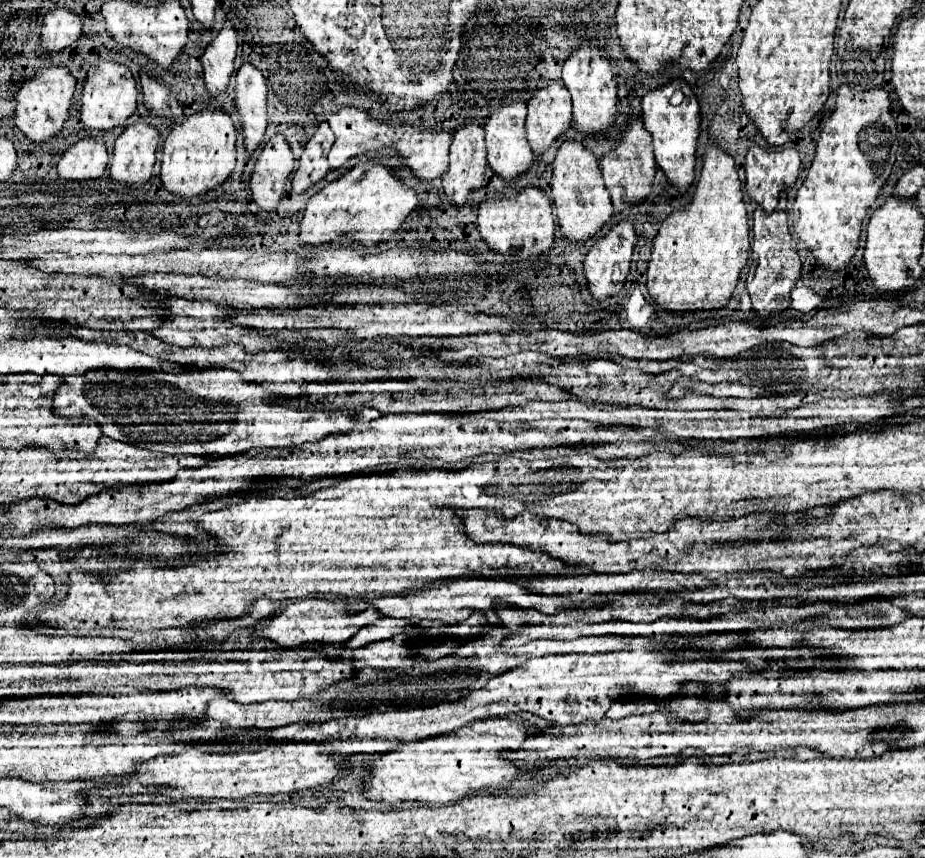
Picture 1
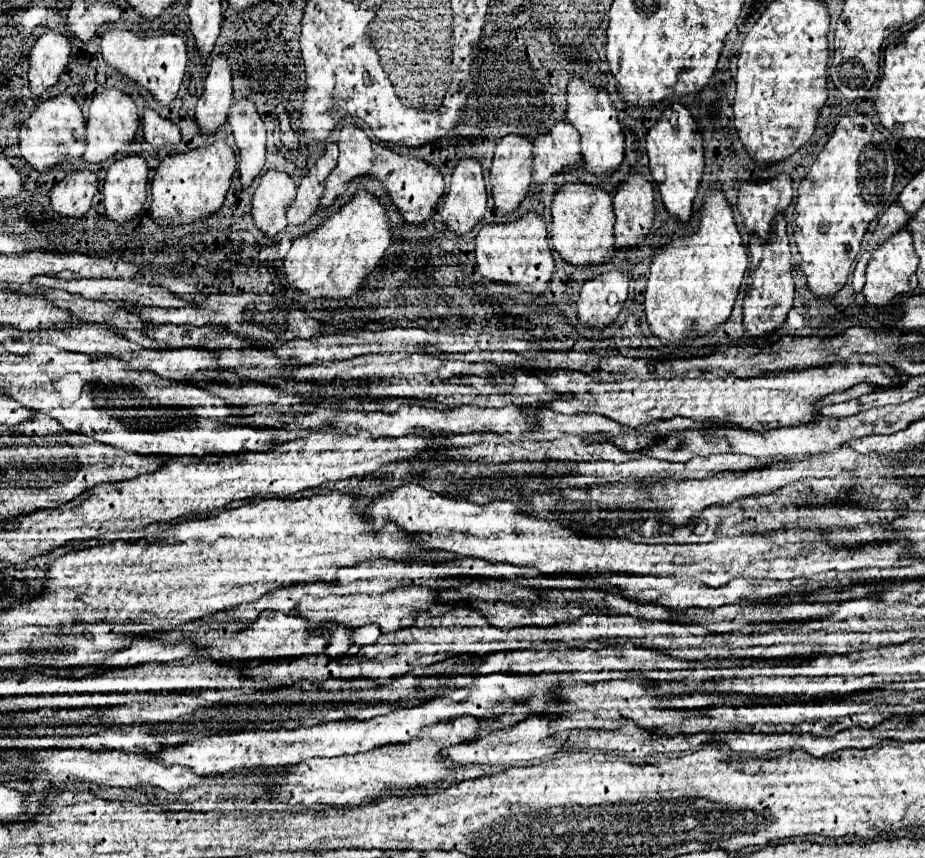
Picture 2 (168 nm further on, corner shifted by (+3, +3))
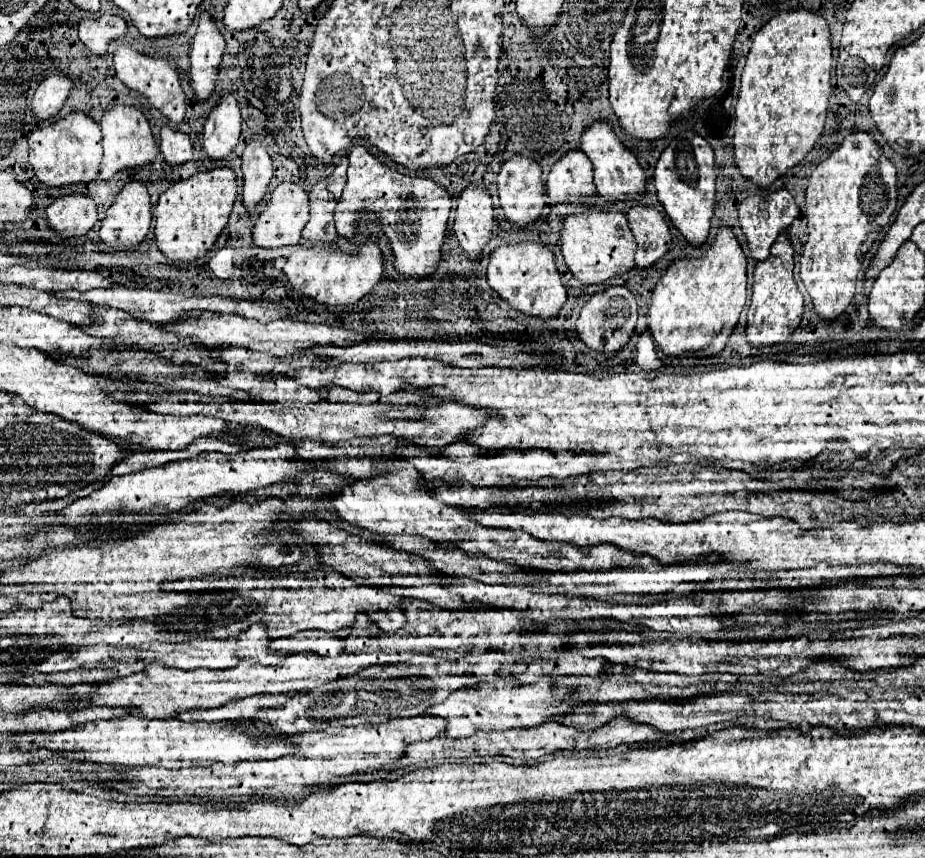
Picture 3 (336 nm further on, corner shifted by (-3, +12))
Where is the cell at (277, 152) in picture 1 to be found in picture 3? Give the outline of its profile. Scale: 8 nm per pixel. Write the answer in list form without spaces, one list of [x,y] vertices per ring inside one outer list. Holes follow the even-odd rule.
[[[294,183],[278,185],[272,191],[270,201],[264,205],[264,211],[260,213],[260,217],[252,229],[254,245],[264,247],[264,249],[274,249],[274,247],[286,247],[286,245],[302,243],[302,229],[308,223],[308,215],[310,215],[308,193]]]

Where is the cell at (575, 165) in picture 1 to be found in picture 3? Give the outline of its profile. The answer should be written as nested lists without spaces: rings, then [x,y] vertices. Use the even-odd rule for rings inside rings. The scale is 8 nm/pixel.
[[[578,207],[582,209],[580,215],[570,215],[564,219],[562,225],[562,255],[566,261],[568,271],[582,283],[582,285],[602,285],[612,277],[620,277],[634,269],[634,253],[636,253],[636,239],[628,227],[626,215],[618,211],[604,213],[600,207]]]

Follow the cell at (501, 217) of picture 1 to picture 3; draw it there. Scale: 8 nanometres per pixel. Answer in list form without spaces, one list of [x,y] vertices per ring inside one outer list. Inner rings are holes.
[[[518,243],[518,245],[502,245],[494,253],[490,253],[488,263],[488,283],[490,287],[504,299],[512,309],[538,317],[552,319],[560,313],[566,303],[566,289],[560,281],[560,273],[554,263],[554,253],[538,243]]]

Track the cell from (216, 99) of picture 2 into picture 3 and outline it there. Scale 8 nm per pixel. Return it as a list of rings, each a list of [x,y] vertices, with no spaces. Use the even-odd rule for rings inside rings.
[[[232,93],[220,97],[204,125],[204,151],[210,161],[226,161],[232,157],[240,139],[240,107]]]

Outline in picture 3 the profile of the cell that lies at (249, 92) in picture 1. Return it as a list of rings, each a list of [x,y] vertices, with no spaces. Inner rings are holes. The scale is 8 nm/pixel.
[[[250,141],[242,153],[242,203],[246,213],[254,213],[264,201],[268,183],[272,179],[272,159],[264,145]]]

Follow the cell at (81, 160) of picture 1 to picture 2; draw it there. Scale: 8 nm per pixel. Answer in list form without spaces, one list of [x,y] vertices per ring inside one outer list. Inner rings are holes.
[[[88,168],[70,170],[50,190],[50,202],[52,202],[52,208],[62,216],[84,216],[96,192],[98,192],[96,172]]]

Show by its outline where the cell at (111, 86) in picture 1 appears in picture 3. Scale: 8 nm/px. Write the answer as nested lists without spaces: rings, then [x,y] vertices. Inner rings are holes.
[[[116,105],[104,113],[100,127],[102,127],[102,143],[104,143],[104,159],[100,171],[102,181],[110,181],[120,171],[144,167],[158,159],[158,147],[152,137],[150,125],[138,109],[128,105]]]

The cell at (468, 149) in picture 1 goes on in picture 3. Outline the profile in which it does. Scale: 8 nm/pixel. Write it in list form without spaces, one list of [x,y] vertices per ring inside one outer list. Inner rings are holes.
[[[470,185],[458,197],[454,233],[470,261],[478,261],[492,237],[492,199],[484,187]]]

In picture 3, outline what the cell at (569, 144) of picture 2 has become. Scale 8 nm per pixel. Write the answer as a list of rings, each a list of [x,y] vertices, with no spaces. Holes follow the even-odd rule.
[[[570,151],[564,159],[556,161],[546,187],[552,205],[576,203],[578,197],[596,195],[596,187],[592,183],[592,163],[584,151]]]

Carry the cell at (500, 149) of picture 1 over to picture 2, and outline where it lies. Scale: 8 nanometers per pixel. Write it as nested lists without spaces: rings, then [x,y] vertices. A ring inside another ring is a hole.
[[[506,134],[494,142],[494,160],[490,168],[490,186],[496,208],[502,212],[512,212],[528,194],[530,188],[530,166],[532,166],[532,144],[528,136]]]

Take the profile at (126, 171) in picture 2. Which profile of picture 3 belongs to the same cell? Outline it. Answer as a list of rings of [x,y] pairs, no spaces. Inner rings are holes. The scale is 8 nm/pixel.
[[[132,181],[122,187],[114,205],[100,225],[100,241],[112,251],[130,251],[140,245],[150,229],[150,195],[144,183]]]

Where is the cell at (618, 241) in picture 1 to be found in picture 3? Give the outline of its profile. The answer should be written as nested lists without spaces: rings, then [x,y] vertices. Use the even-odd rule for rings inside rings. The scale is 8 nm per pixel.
[[[608,287],[604,293],[592,295],[592,299],[584,305],[578,323],[576,323],[576,337],[586,343],[588,349],[600,351],[606,359],[612,359],[620,349],[626,347],[628,339],[636,331],[638,307],[634,295],[626,287]]]

